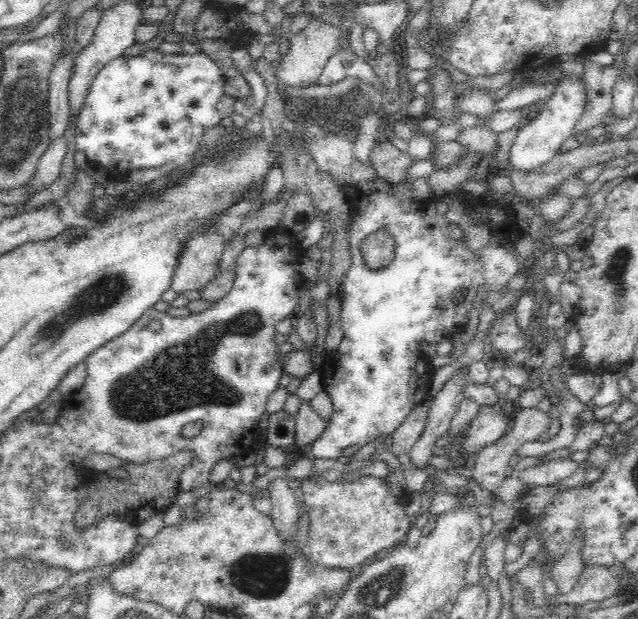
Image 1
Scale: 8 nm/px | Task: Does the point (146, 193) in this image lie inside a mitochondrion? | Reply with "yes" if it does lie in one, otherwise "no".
no

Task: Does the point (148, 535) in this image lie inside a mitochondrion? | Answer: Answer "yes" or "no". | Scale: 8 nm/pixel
no

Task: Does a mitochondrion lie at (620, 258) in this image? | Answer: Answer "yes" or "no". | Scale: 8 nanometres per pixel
yes

